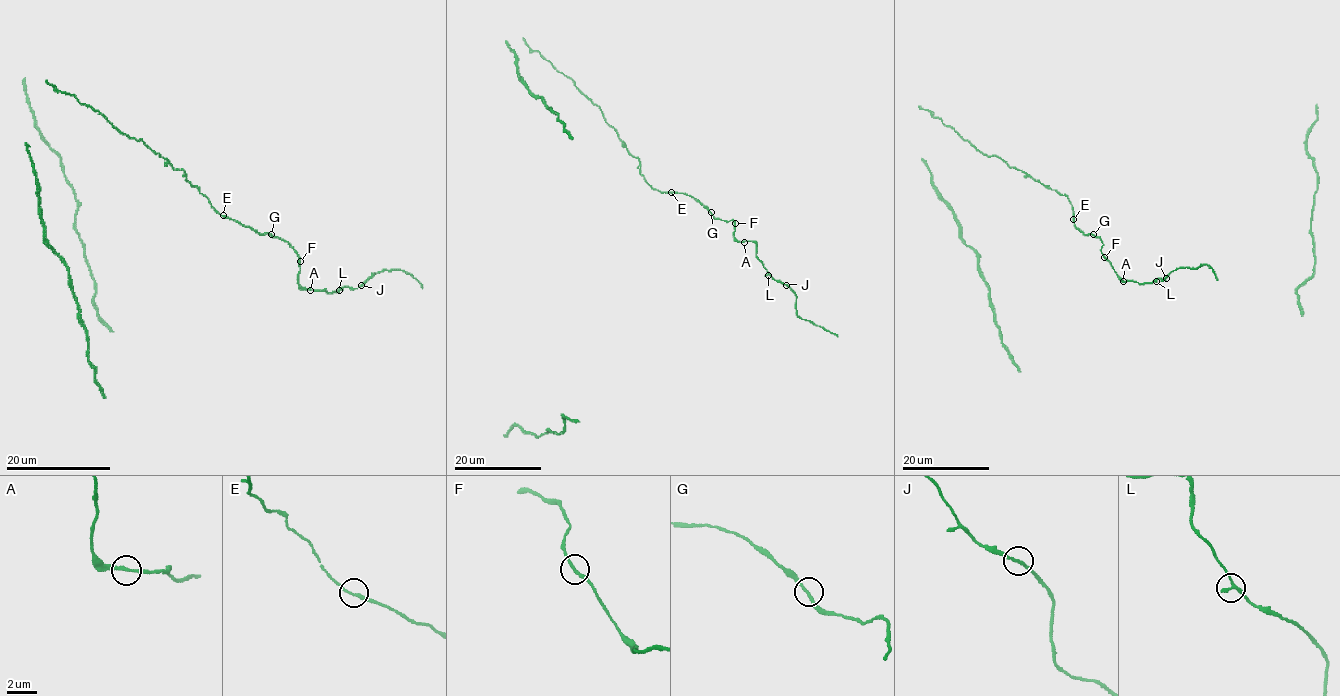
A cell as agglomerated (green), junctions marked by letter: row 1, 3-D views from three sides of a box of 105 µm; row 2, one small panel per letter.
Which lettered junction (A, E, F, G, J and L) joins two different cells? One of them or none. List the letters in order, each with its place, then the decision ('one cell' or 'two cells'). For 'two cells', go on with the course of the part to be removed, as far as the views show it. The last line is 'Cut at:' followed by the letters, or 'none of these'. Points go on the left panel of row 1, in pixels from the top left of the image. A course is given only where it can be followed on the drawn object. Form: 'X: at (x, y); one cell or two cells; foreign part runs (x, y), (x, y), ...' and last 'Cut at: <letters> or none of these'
A: at (310, 290); one cell
E: at (223, 215); one cell
F: at (300, 261); one cell
G: at (271, 234); one cell
J: at (361, 285); one cell
L: at (339, 290); one cell
Cut at: none of these

